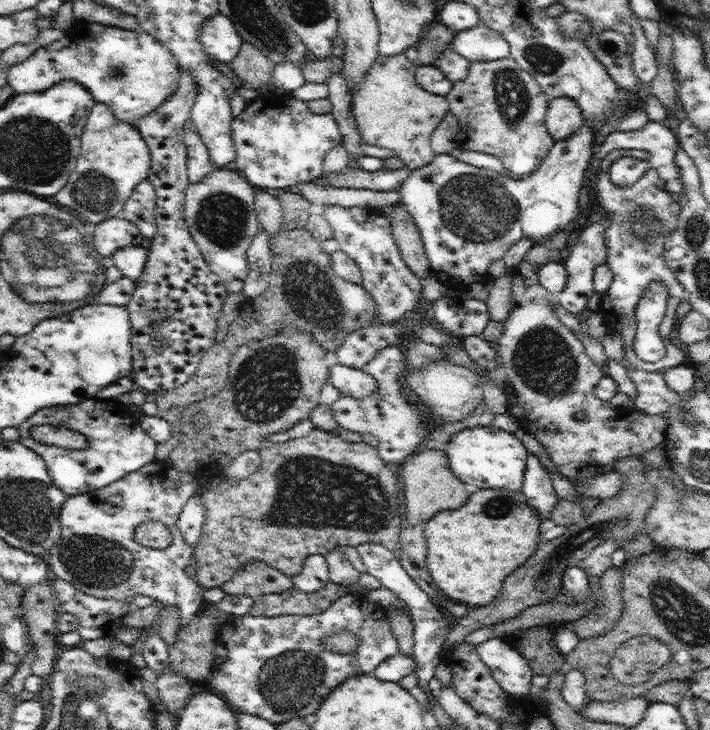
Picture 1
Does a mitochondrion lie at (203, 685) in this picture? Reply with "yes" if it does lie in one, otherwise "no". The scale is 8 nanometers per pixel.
no

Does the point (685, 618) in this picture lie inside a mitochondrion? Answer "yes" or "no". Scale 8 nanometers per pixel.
yes

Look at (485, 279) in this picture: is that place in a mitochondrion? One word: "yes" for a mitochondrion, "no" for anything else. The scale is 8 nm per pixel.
no

